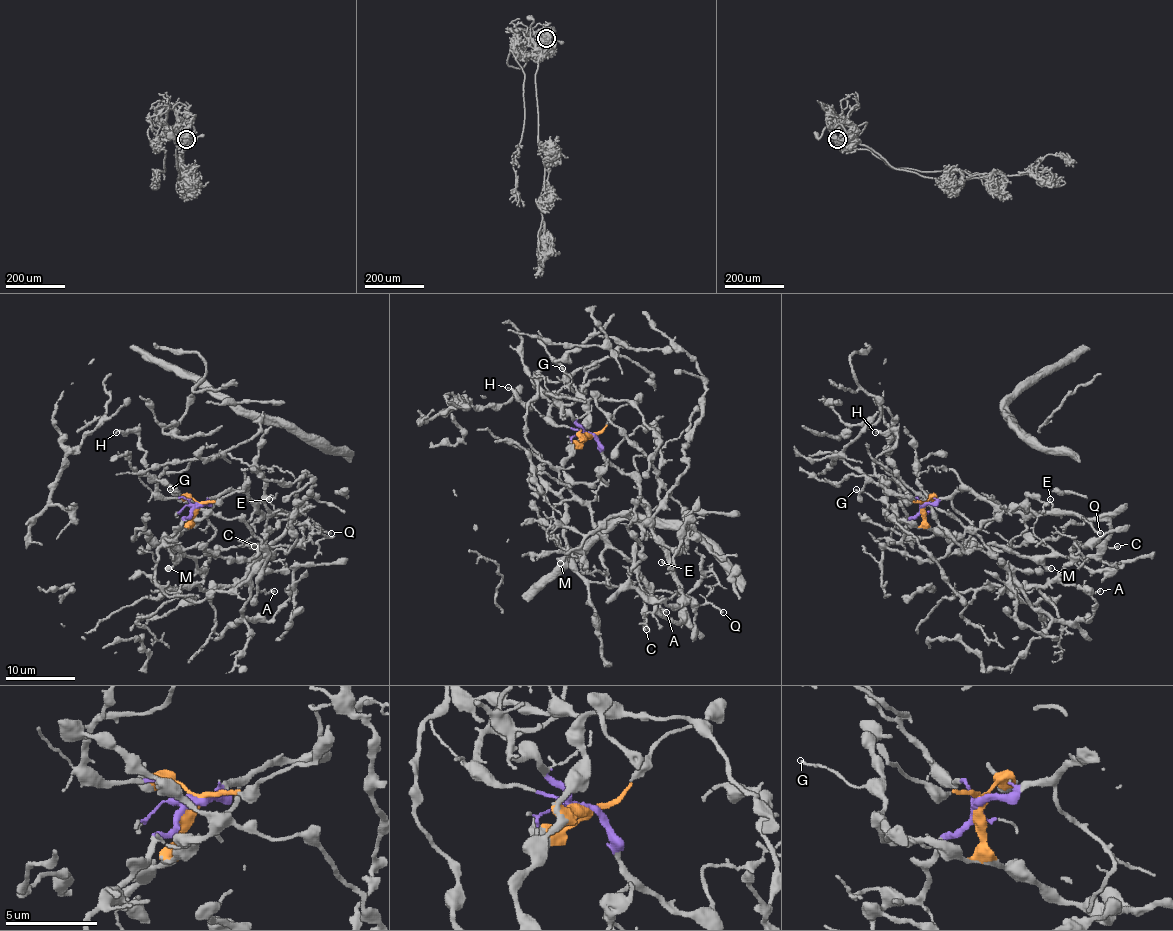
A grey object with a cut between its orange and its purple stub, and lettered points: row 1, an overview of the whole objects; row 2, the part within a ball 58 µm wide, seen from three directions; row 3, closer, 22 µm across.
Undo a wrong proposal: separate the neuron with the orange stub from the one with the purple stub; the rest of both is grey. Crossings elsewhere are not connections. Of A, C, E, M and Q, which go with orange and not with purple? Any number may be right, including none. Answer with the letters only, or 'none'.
C, M

